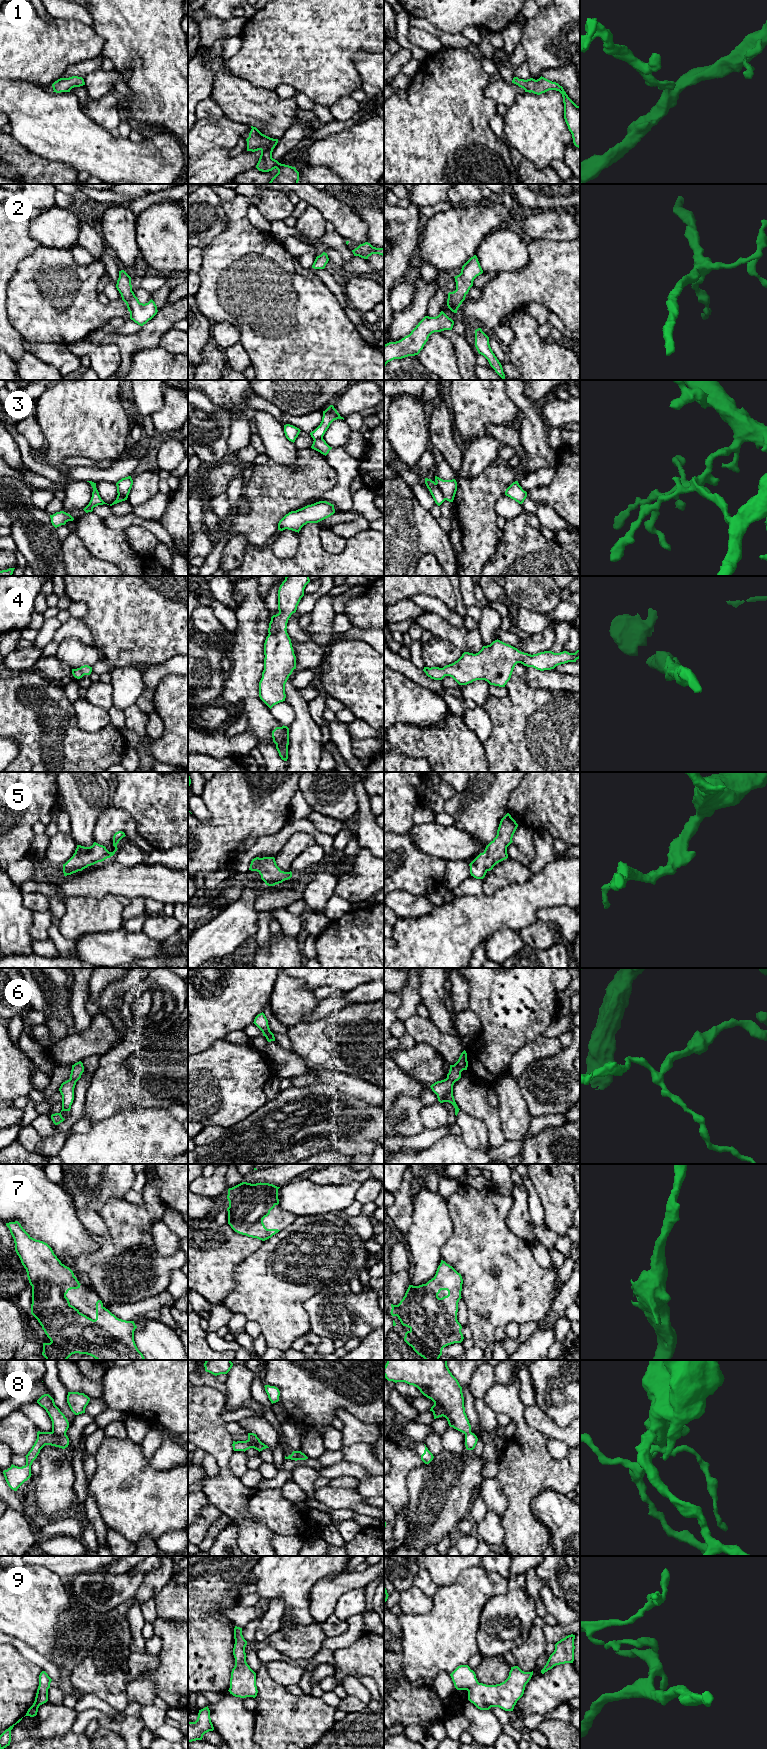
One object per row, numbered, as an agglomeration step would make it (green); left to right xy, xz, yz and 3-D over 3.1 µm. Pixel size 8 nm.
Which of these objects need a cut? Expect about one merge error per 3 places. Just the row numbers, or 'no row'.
3, 6, 8

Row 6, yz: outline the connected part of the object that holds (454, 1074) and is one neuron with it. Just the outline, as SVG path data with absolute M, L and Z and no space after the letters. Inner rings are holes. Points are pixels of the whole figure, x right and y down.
M464 1050L458 1061L454 1065L450 1065L449 1073L447 1074L447 1079L451 1082L455 1083L461 1078L461 1072L463 1070L467 1070L468 1061L467 1061L467 1053Z

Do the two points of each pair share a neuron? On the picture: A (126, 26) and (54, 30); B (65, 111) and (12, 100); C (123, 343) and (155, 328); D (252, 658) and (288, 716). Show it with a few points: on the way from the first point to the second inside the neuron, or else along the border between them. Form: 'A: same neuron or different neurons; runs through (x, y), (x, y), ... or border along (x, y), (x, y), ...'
A: different neurons; border along (91, 26), (103, 40), (101, 50)
B: same neuron; runs through (52, 111), (32, 111), (25, 104)
C: same neuron; runs through (131, 343), (143, 339), (147, 335)
D: different neurons; border along (270, 709), (273, 716), (282, 725)

